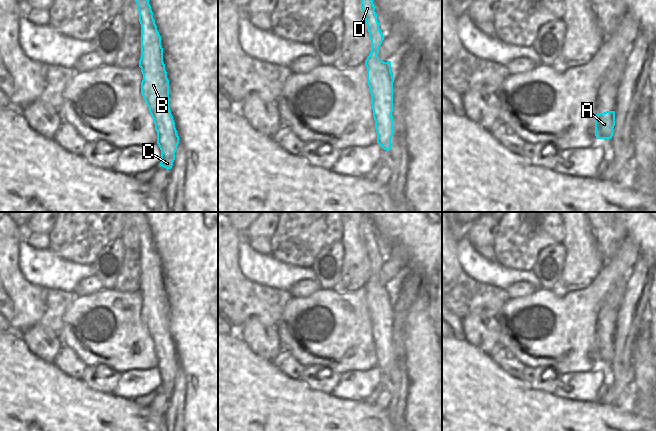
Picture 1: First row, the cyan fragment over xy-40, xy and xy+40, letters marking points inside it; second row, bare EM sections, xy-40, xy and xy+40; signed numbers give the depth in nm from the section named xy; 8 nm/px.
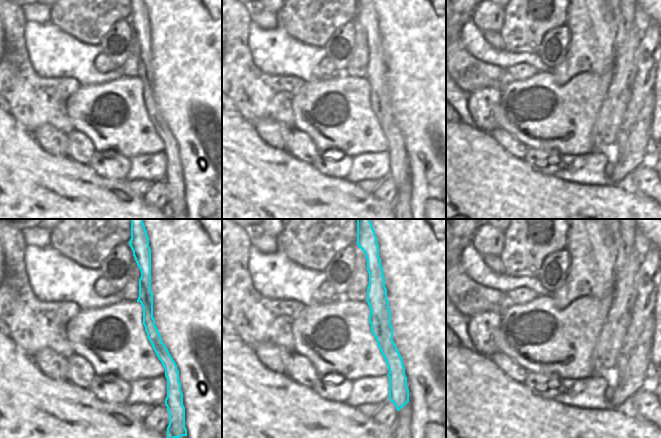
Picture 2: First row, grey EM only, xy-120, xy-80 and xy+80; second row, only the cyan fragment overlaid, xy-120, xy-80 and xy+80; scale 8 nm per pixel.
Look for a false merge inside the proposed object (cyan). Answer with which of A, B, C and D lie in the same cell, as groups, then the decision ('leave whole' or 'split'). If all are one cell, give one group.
A / B C D; split

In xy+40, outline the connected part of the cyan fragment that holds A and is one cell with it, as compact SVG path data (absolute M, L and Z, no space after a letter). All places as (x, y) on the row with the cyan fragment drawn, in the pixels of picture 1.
M615 111L595 115L595 136L597 139L611 139L615 126Z

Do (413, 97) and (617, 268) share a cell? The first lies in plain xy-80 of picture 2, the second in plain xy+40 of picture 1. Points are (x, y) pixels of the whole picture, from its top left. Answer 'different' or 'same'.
different

